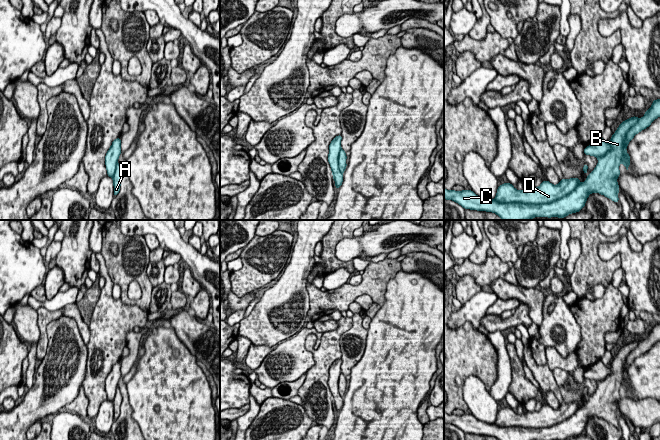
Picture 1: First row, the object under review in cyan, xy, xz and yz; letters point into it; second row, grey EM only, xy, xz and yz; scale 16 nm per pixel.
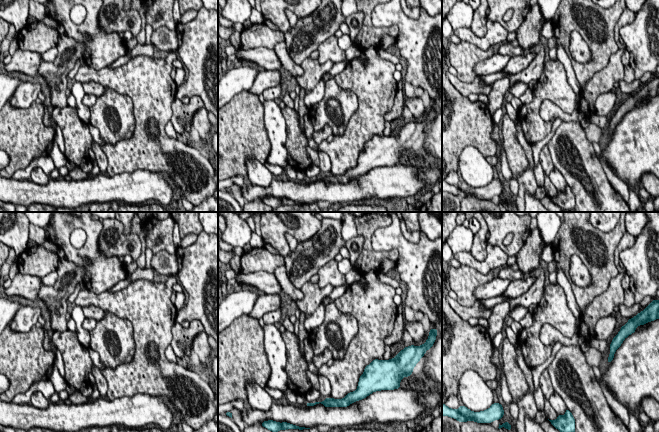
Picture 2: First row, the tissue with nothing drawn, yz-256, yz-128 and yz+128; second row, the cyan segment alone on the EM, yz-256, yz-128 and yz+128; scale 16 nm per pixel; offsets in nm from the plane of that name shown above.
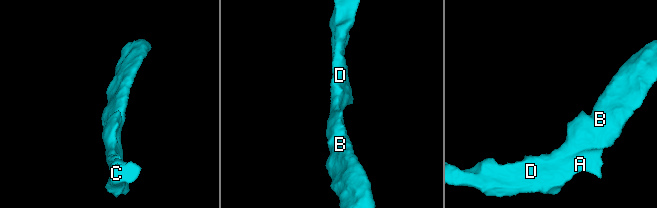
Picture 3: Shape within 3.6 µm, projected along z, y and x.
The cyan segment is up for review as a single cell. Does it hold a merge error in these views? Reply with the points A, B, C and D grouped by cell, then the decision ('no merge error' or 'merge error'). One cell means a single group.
groups A B C / D; merge error

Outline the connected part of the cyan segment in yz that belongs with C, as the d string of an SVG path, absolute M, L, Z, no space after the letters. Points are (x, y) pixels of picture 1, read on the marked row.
M638 117L624 120L613 133L609 144L611 149L598 160L595 169L574 191L550 203L499 203L495 200L477 196L472 190L454 191L444 189L444 199L453 200L464 209L493 212L502 220L531 220L534 217L564 218L581 211L591 193L597 192L618 203L620 190L617 178L619 165L624 152L626 133L634 126Z

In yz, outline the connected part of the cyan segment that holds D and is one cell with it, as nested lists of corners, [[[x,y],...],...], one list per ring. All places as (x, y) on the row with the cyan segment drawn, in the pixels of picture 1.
[[[576,177],[561,179],[558,185],[543,180],[538,188],[532,187],[521,191],[515,189],[511,183],[504,183],[498,186],[496,197],[493,200],[499,203],[550,203],[568,195],[579,185],[580,180]]]

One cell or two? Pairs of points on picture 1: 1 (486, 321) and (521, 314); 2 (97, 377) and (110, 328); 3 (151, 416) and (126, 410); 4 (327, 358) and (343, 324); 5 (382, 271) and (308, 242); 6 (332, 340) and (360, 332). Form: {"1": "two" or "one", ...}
{"1": "one", "2": "one", "3": "two", "4": "one", "5": "two", "6": "two"}

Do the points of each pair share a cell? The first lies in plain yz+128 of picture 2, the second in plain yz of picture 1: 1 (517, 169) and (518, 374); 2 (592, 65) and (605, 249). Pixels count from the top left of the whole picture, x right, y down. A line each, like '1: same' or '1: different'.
1: same
2: different

